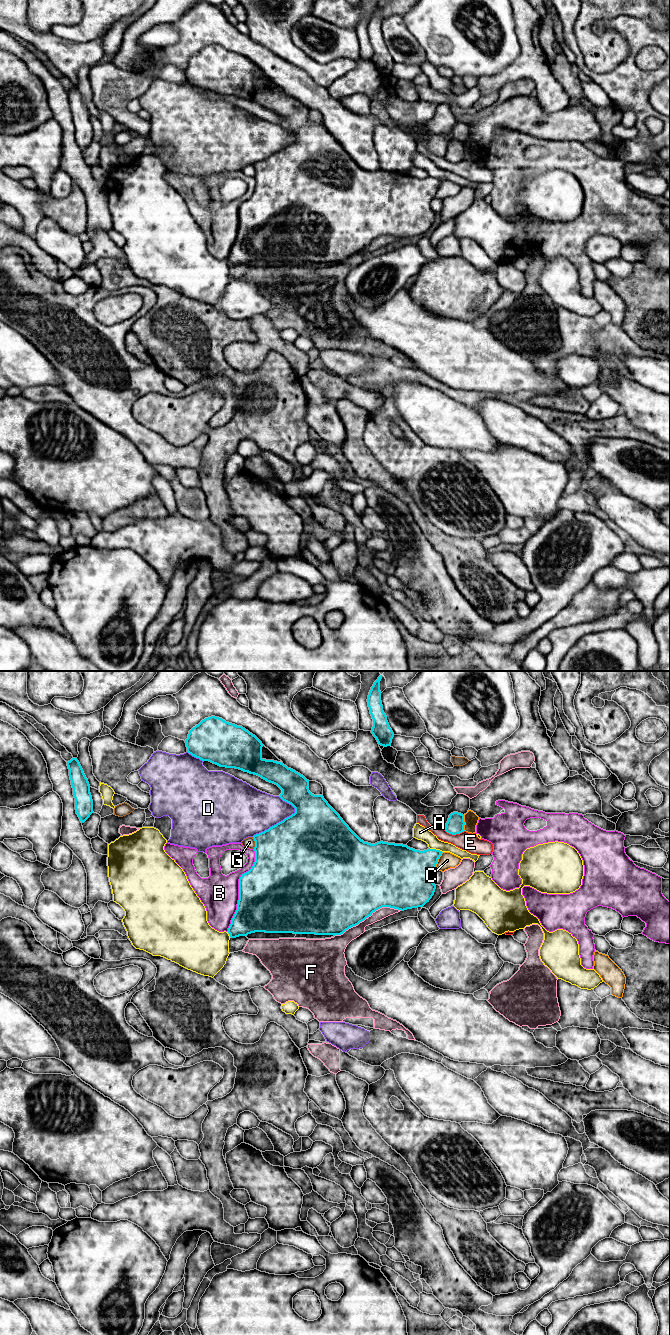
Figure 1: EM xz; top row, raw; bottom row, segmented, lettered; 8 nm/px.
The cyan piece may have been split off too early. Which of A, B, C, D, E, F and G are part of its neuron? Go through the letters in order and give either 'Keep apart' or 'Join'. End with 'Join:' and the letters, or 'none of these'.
A: Keep apart
B: Keep apart
C: Keep apart
D: Keep apart
E: Keep apart
F: Keep apart
G: Keep apart
Join: none of these

